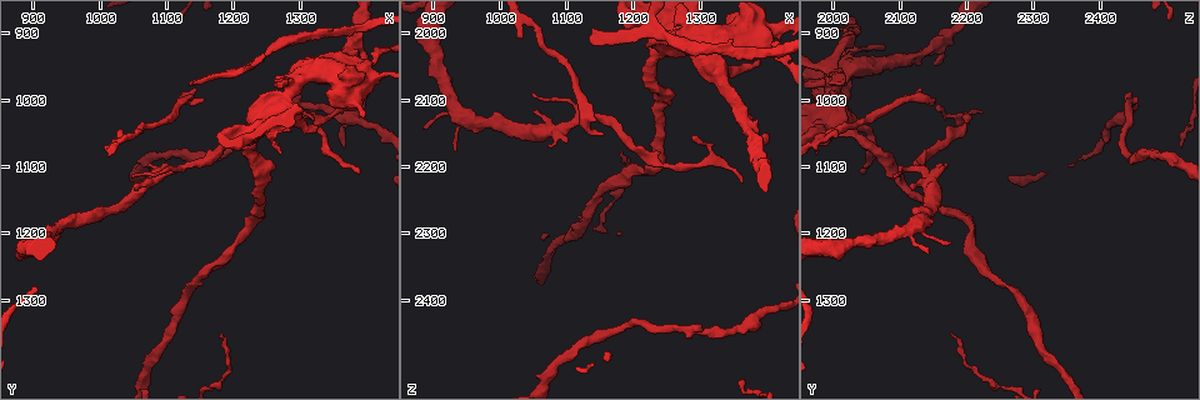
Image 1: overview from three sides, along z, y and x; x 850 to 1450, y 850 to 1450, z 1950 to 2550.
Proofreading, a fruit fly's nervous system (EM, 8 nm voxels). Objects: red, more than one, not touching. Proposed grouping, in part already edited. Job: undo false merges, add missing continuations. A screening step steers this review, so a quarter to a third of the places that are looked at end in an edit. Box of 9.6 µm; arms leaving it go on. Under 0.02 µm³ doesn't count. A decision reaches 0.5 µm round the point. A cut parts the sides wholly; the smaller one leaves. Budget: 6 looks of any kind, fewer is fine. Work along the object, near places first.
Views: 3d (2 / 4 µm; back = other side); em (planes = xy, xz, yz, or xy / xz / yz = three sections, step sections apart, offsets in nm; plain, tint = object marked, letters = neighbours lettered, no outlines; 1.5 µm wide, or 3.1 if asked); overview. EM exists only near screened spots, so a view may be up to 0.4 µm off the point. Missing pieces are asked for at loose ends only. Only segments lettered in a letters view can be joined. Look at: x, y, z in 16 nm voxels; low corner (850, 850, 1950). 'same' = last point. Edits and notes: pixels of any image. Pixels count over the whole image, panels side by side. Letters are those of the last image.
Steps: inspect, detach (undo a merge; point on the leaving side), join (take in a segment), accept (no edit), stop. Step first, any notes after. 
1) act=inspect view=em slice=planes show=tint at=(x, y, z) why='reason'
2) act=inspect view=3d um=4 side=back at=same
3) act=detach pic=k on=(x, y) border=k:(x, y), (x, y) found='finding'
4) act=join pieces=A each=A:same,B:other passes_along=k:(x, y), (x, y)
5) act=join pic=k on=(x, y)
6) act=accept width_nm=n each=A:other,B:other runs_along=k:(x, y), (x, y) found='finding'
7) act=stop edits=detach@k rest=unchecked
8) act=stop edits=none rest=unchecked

act=inspect view=3d um=2 side=back at=(1335, 945, 2085) why='sudden change in width'

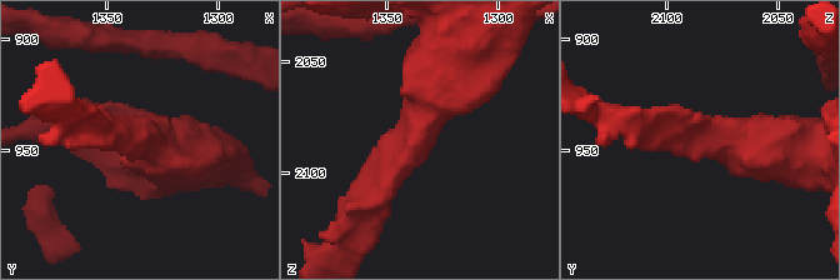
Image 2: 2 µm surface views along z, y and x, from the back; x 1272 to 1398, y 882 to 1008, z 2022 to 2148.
act=inspect view=em slice=planes show=letters at=(1334, 945, 2083) arm_widths_nm=200,500 why='now the EM'

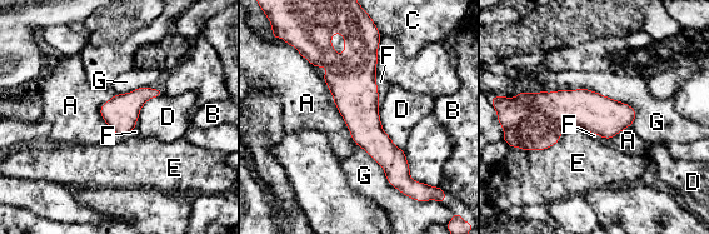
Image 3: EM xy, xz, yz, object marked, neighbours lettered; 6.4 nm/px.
act=accept each=A:other,B:other,C:other,D:other,E:other,F:other,G:other border=3:(320, 75), (351, 139), (358, 145) found='continuous, no second neuron'

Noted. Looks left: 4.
act=inspect view=3d um=4 at=(1390, 1105, 2045) why='branch stops here'

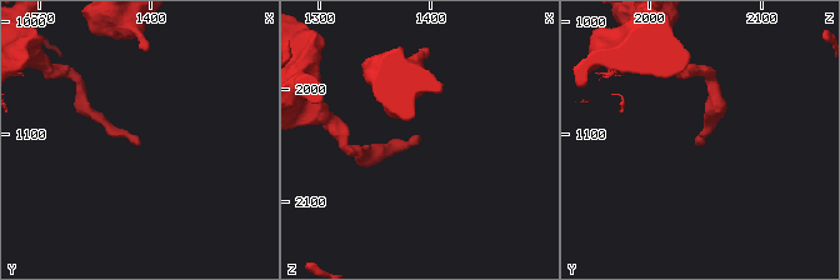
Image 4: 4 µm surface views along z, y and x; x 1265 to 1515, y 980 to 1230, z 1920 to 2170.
act=inspect view=em slice=planes show=tint at=(1390, 1106, 2044) why='need the tissue'

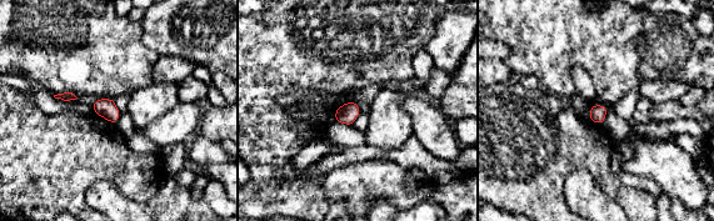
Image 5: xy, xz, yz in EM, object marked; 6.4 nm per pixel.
act=inspect view=em slice=planes show=letters at=same why='what lies round it'

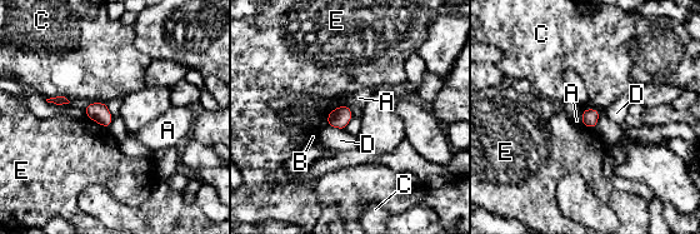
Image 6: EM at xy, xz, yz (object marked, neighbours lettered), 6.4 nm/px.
act=accept each=A:other,B:other,C:other,D:other,E:other border=6:(579, 116), (584, 125) found='none of them fits'

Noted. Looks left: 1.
act=stop edits=none rest=unchecked

